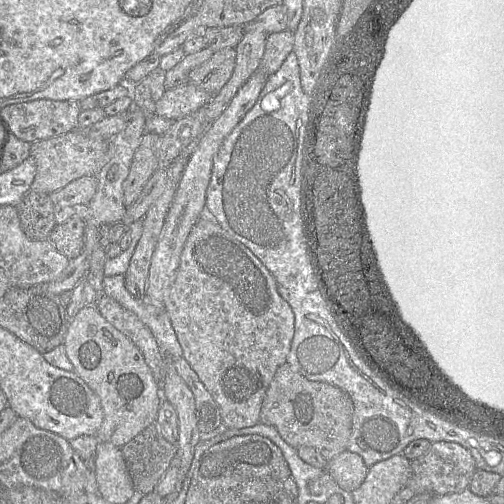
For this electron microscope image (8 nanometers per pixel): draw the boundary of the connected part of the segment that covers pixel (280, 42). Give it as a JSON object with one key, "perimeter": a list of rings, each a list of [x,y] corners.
{"perimeter":[[[289,30],[271,33],[267,36],[260,69],[267,75],[276,72],[292,51],[294,33]]]}

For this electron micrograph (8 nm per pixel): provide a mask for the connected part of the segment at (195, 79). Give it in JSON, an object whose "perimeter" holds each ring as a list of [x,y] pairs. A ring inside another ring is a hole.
{"perimeter":[[[224,48],[191,71],[189,82],[203,89],[210,95],[216,95],[231,77],[235,67],[234,48]]]}

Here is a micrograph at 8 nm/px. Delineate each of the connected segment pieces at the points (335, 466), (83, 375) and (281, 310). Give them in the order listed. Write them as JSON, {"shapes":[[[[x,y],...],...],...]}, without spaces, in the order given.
{"shapes":[[[[346,450],[327,461],[327,471],[342,489],[352,492],[365,480],[368,467],[357,454]]],[[[85,306],[69,322],[63,342],[74,372],[98,396],[103,422],[96,437],[121,448],[156,420],[162,397],[161,384],[154,378],[139,348],[108,322],[95,306]]],[[[204,213],[187,236],[165,309],[183,357],[217,403],[222,423],[228,429],[259,423],[264,395],[276,370],[286,363],[294,334],[294,313],[278,293],[272,274],[246,246]]]]}

